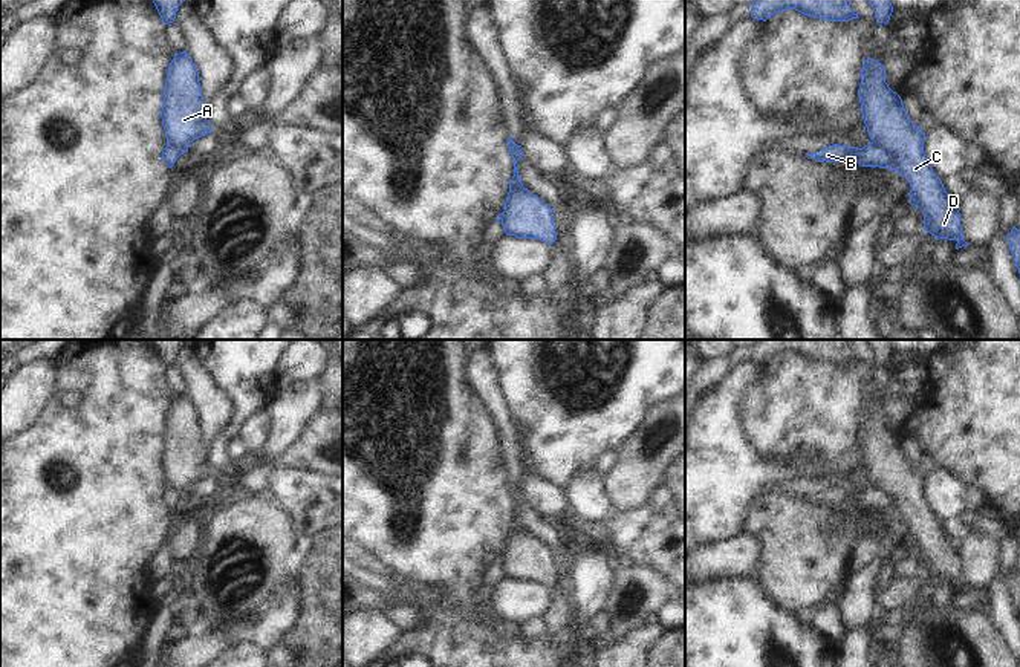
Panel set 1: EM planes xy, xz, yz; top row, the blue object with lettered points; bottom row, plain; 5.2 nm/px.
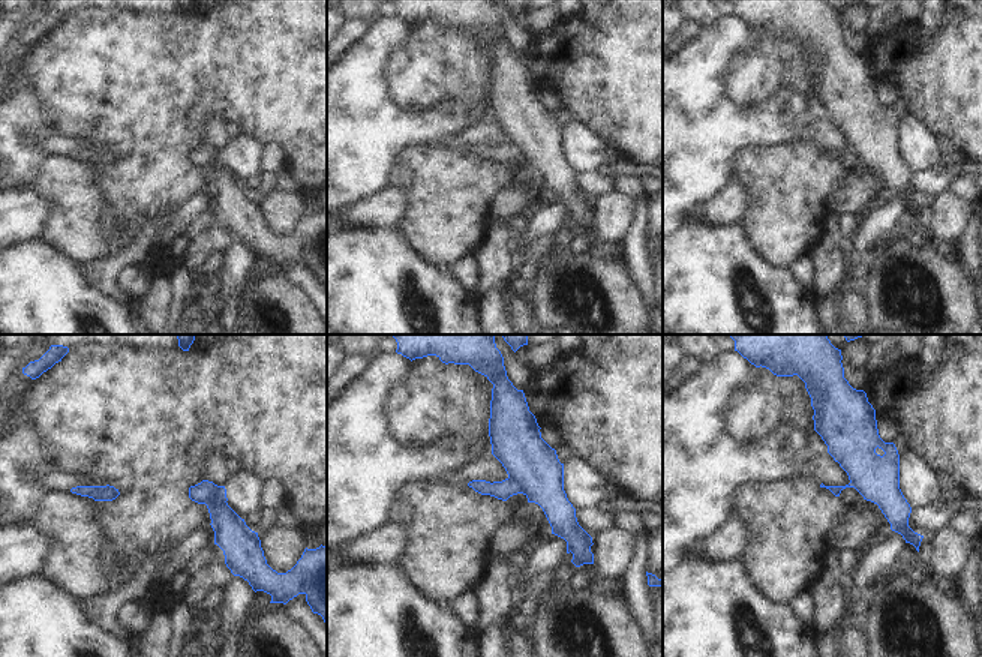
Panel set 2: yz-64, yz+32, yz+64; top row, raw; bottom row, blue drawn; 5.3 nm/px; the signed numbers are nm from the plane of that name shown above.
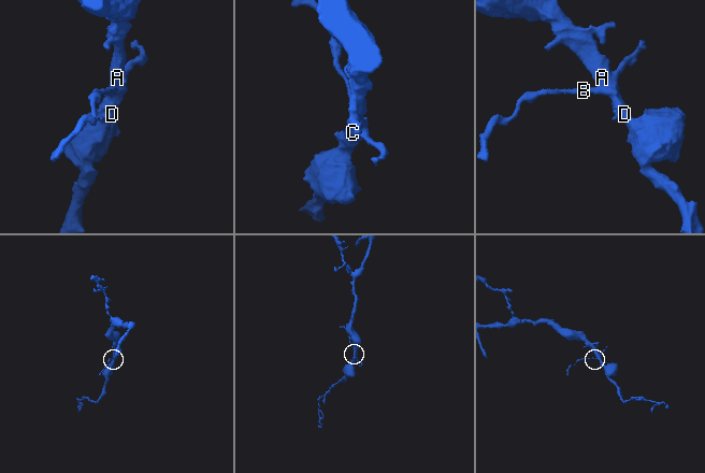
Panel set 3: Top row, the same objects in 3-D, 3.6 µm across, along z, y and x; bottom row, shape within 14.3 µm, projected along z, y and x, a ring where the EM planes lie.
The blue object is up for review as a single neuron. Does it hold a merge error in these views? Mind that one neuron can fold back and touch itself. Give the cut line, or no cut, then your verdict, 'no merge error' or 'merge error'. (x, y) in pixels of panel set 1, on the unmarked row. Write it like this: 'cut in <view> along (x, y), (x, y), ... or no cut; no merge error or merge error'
cut in yz along (873, 484), (890, 497), (893, 511); merge error

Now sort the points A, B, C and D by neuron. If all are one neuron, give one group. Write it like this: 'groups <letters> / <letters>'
groups A C D / B

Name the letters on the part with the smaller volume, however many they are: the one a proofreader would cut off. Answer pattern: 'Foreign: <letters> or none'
Foreign: B

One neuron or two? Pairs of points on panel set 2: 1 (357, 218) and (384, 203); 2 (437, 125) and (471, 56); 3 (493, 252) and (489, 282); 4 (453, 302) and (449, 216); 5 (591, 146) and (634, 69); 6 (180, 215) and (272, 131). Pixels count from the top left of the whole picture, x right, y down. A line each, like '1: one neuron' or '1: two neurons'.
1: one neuron
2: two neurons
3: one neuron
4: two neurons
5: two neurons
6: two neurons

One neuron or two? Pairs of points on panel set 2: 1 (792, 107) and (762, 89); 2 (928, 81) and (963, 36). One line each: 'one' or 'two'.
1: two
2: one

